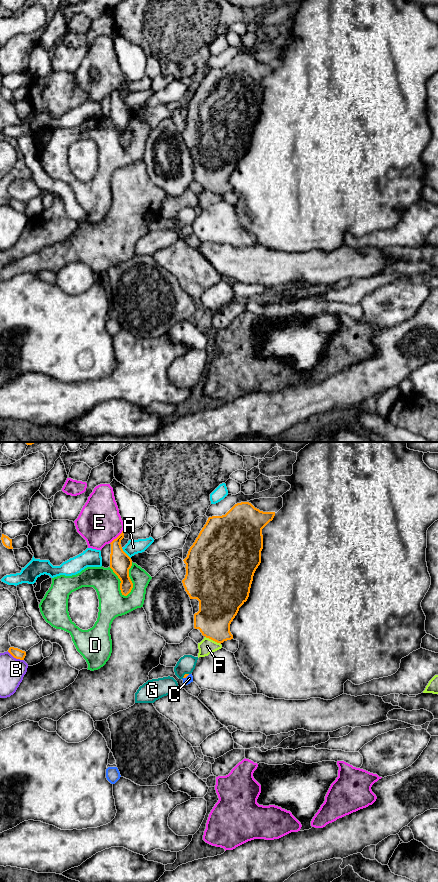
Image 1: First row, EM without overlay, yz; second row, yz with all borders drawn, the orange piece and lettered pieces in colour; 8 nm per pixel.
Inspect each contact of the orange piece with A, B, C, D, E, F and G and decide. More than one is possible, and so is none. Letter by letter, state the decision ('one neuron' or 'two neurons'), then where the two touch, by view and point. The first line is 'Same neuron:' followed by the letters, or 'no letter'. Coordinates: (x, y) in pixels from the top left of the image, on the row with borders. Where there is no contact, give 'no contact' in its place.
Same neuron: C
A: two neurons | yz (125, 553)
B: two neurons | yz (15, 657)
C: one neuron | yz (186, 676)
D: two neurons | yz (121, 582)
E: two neurons | yz (117, 537)
F: two neurons | yz (213, 640)
G: two neurons | yz (185, 674)

